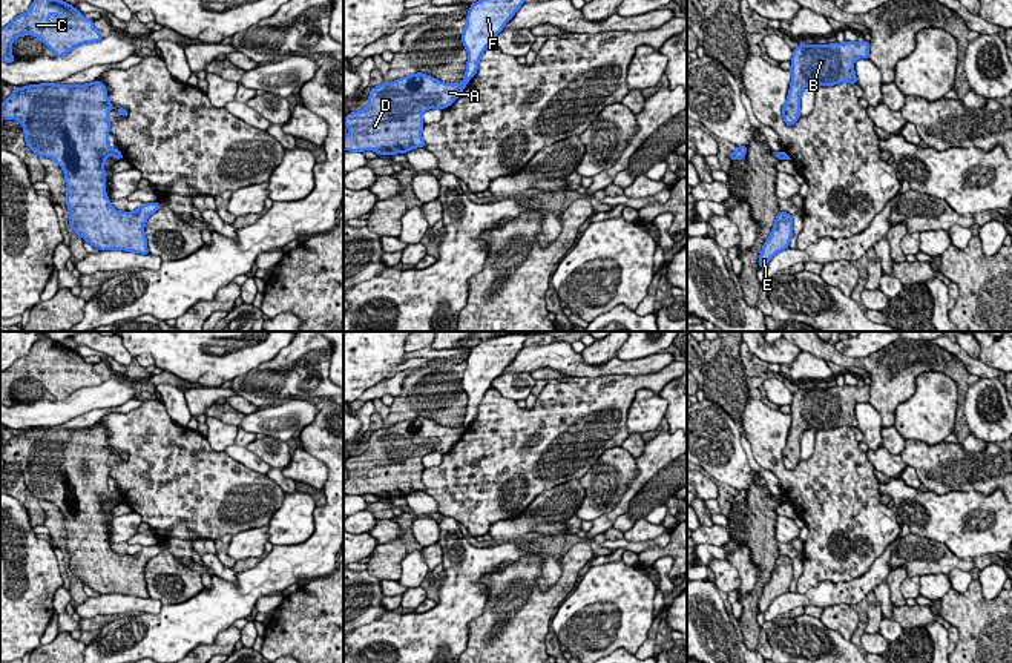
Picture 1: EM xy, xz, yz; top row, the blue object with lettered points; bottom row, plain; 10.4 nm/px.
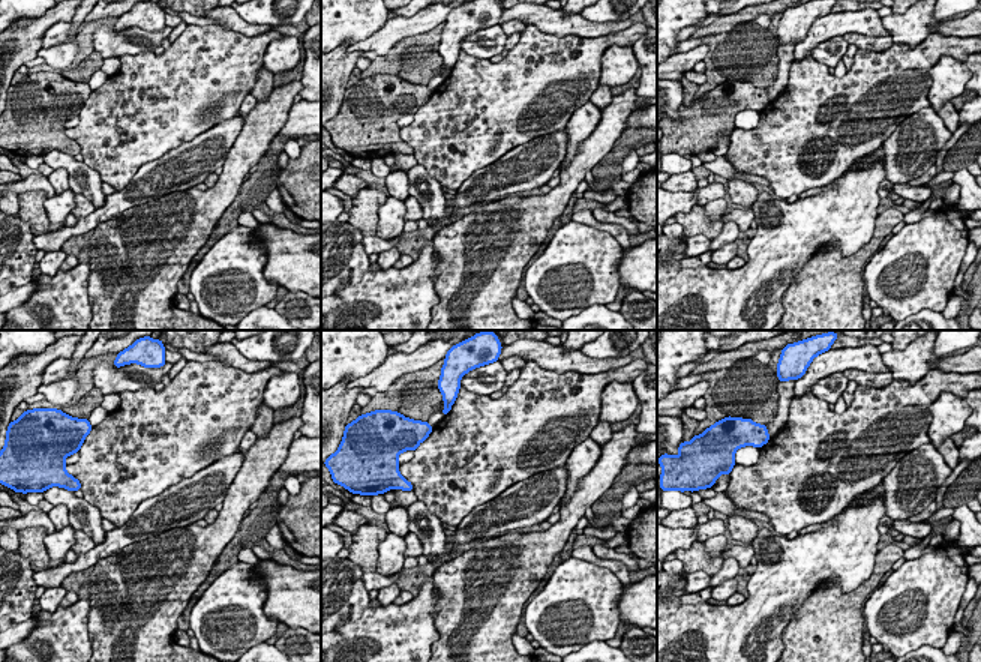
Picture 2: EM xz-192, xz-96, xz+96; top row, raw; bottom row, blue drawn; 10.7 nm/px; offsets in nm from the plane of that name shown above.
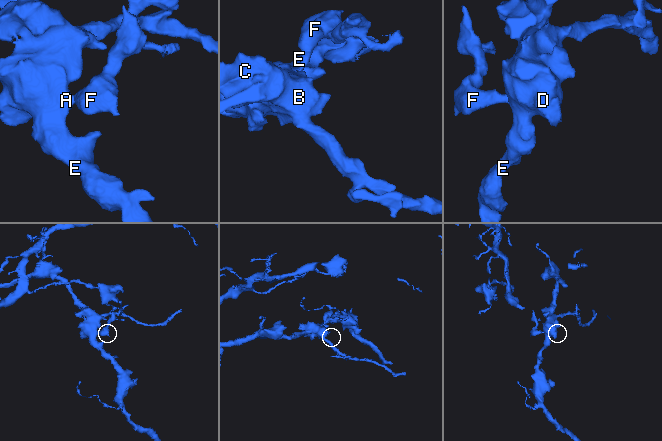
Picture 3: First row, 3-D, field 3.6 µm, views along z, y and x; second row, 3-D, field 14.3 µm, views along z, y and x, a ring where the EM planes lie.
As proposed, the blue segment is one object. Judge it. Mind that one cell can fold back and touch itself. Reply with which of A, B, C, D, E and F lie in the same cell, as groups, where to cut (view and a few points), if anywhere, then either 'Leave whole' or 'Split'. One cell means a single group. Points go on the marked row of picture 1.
Groups: A B C D E / F. Split along yz (779, 154), (782, 157). Split

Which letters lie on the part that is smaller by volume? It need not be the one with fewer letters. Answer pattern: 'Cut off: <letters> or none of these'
Cut off: F

